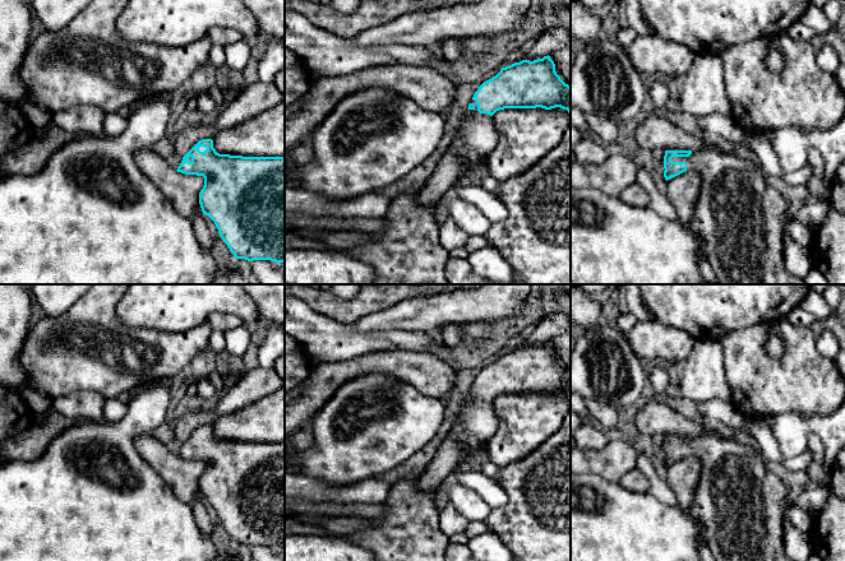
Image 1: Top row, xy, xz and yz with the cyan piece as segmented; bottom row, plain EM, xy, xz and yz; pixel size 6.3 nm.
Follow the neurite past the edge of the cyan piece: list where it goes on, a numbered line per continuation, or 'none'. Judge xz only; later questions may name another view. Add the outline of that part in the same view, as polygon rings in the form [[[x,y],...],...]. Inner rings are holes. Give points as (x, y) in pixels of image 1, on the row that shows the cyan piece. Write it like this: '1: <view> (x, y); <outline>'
1: xz (475, 139); [[[476,101],[474,110],[468,110],[467,115],[461,119],[452,144],[448,150],[453,150],[461,159],[461,181],[467,181],[471,170],[485,166],[489,156],[497,147],[498,135],[488,113],[477,111]]]

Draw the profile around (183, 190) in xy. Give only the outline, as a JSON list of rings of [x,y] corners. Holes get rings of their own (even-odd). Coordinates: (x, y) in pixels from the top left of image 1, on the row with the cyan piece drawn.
[[[140,149],[134,153],[135,162],[143,173],[167,196],[175,209],[185,218],[200,213],[199,193],[204,177],[171,171],[168,163],[154,149]]]

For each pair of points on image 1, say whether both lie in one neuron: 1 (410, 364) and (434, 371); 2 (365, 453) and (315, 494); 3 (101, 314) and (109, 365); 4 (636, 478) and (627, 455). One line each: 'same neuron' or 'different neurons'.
1: same neuron
2: different neurons
3: same neuron
4: different neurons

